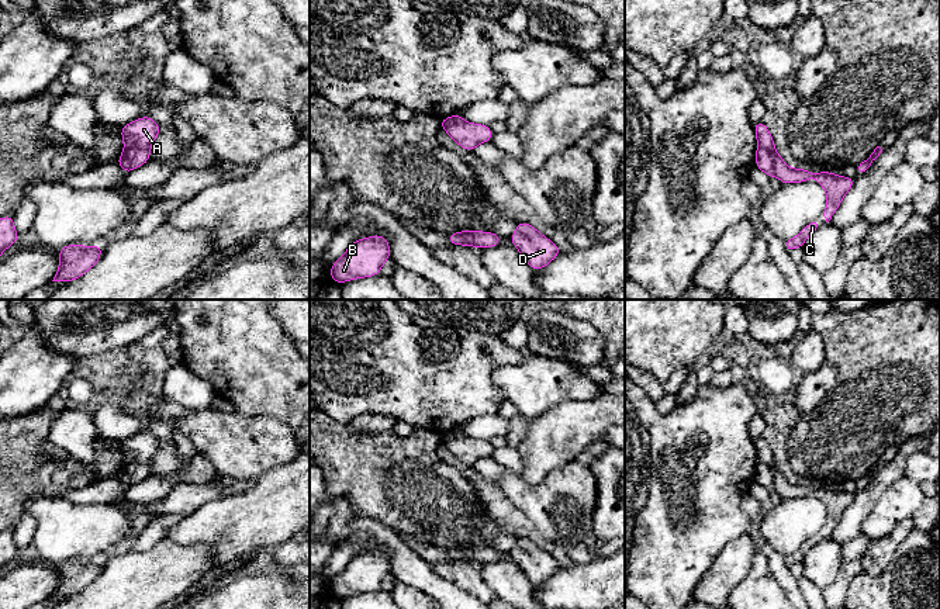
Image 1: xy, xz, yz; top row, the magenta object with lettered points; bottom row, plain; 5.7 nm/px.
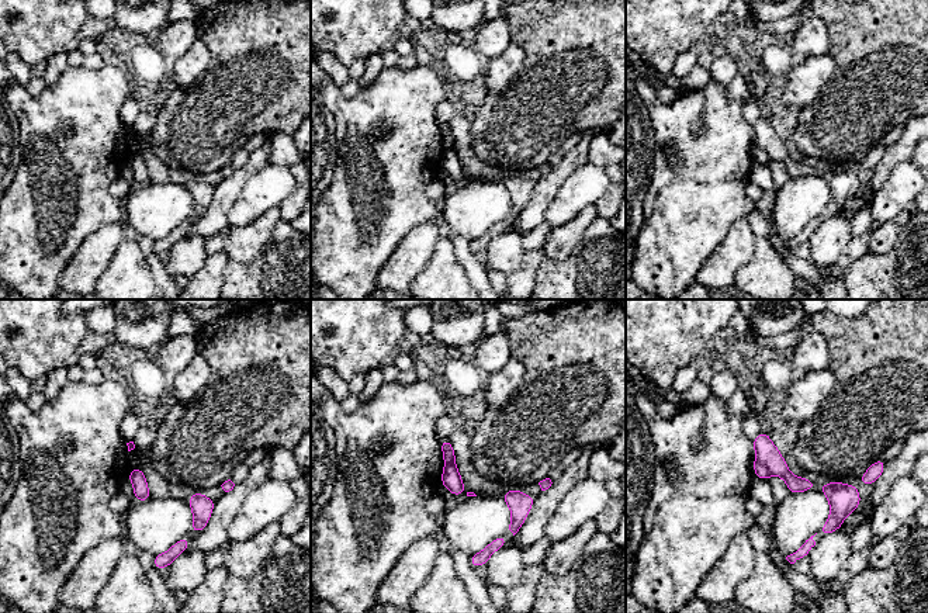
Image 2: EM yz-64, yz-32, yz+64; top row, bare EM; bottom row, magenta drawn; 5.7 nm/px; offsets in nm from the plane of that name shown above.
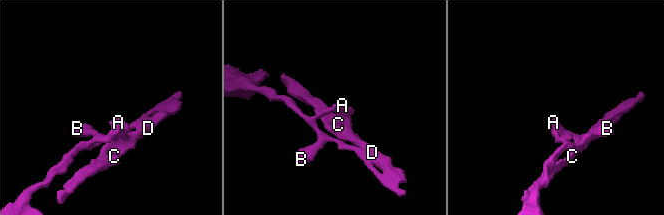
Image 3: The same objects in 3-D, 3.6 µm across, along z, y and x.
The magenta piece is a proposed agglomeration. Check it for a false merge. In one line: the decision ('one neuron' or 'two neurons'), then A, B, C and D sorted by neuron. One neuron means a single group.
two neurons | A C D / B

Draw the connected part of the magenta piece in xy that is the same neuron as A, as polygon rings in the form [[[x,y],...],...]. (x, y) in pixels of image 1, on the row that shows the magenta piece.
[[[151,115],[138,118],[120,128],[125,149],[151,149],[159,135],[159,124]]]

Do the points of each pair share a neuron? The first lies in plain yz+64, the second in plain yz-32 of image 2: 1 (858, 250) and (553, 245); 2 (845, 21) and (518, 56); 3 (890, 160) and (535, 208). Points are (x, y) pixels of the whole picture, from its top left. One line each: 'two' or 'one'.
1: two
2: two
3: one

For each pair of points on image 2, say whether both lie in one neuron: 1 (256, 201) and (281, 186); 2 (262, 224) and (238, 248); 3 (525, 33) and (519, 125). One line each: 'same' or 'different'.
1: same
2: same
3: same

